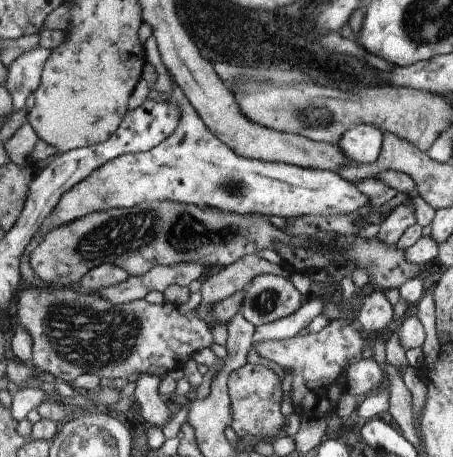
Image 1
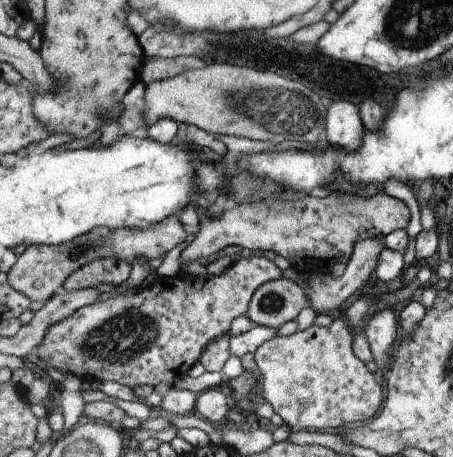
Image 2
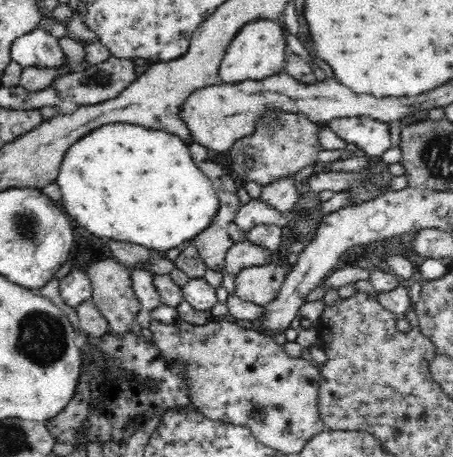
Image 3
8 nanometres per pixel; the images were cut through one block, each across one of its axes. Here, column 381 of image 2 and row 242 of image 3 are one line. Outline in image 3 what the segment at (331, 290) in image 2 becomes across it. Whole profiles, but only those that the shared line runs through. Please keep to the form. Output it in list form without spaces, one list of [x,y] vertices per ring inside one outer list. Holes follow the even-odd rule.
[[[248,238],[240,244],[234,244],[228,254],[226,254],[226,274],[230,274],[232,278],[244,270],[244,268],[250,268],[250,266],[268,266],[272,264],[272,250],[268,250],[266,246],[260,246],[260,244],[254,244],[250,242]]]

